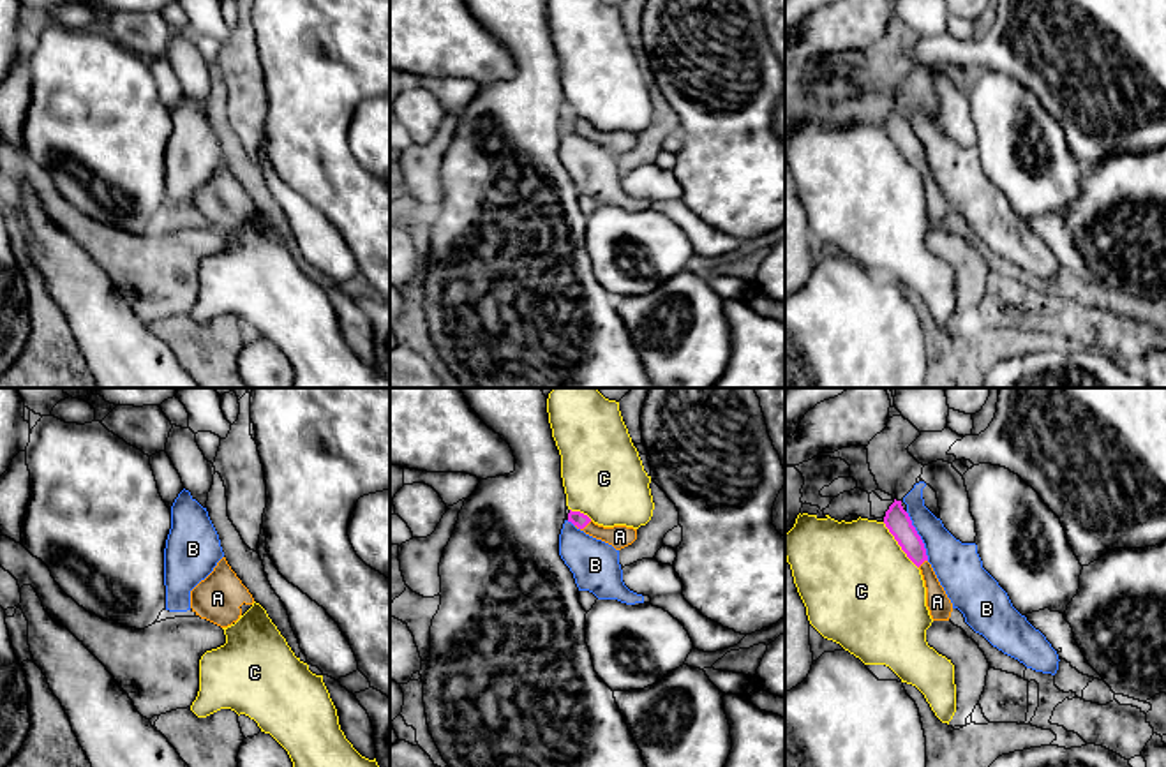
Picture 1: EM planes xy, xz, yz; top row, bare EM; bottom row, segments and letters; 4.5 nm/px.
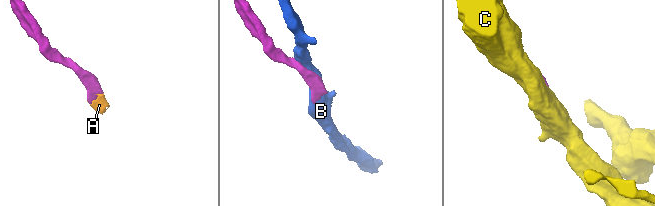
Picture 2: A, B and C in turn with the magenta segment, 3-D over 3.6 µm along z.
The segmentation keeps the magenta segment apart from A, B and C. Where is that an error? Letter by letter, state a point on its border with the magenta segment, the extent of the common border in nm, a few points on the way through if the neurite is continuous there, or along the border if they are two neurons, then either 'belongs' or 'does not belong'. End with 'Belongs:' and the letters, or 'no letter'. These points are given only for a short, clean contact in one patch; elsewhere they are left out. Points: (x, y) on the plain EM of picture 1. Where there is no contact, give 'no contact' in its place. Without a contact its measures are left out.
A: xz (582, 133) | 80 nm | across xz (581, 126), (582, 133), (620, 141) | belongs
B: yz (919, 141) | 240 nm | does not belong
C: yz (898, 148) | 280 nm | does not belong
Belongs: A

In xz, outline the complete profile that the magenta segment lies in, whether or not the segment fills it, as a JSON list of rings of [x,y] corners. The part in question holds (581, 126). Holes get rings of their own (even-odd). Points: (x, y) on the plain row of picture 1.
[[[570,115],[568,127],[586,139],[612,150],[616,155],[621,155],[637,145],[637,134],[626,130],[603,132],[580,116]]]

